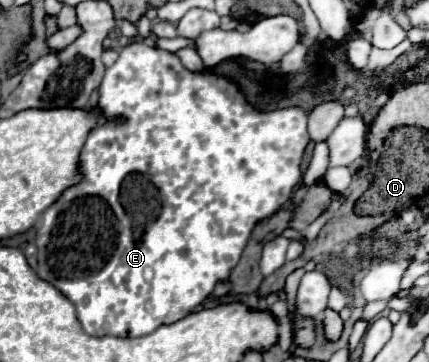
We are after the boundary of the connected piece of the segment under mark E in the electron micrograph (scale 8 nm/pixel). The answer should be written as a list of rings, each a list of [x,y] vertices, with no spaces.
[[[140,40],[124,46],[118,60],[110,68],[106,68],[98,94],[98,110],[104,114],[106,122],[92,128],[88,134],[88,140],[82,148],[78,162],[78,170],[82,174],[80,182],[64,190],[60,200],[46,208],[46,212],[42,214],[42,220],[36,230],[38,276],[56,286],[76,306],[78,320],[86,334],[138,338],[154,332],[162,324],[178,322],[180,318],[188,316],[196,306],[200,306],[218,282],[228,280],[232,268],[238,264],[242,256],[244,246],[248,244],[254,226],[262,218],[270,218],[272,214],[276,214],[290,200],[298,182],[302,182],[300,164],[304,148],[310,142],[306,130],[308,114],[300,106],[262,112],[246,100],[246,94],[230,78],[218,76],[208,70],[192,72],[184,68],[184,64],[174,52],[152,48],[148,44],[142,44]]]

